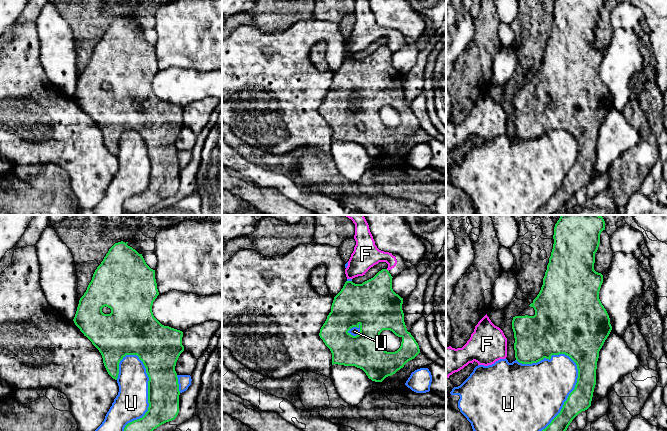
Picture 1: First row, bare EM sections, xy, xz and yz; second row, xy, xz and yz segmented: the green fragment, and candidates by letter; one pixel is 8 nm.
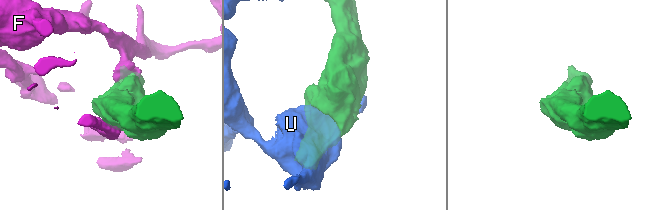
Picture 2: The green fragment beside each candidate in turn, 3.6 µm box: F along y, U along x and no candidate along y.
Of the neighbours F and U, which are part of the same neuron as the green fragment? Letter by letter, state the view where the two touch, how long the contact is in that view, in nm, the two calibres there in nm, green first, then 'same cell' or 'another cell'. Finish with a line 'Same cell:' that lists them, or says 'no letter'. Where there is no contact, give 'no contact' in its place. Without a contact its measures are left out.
F: meets green in xz; contact 30 nm long; 320 nm thick on the green side, 200 nm on the other; another cell
U: meets green in yz; contact 650 nm long; 180 nm thick on the green side, 440 nm on the other; another cell
Same cell: no letter

